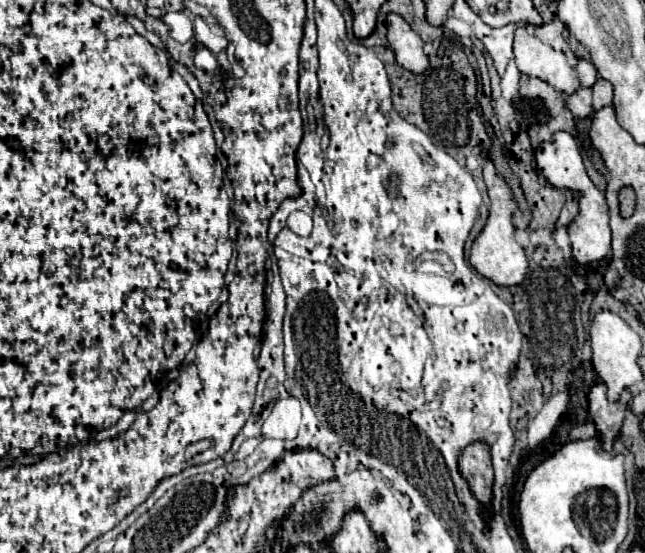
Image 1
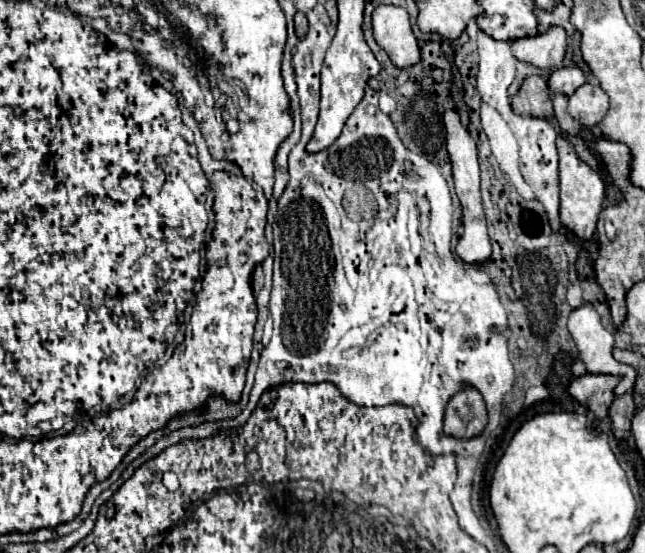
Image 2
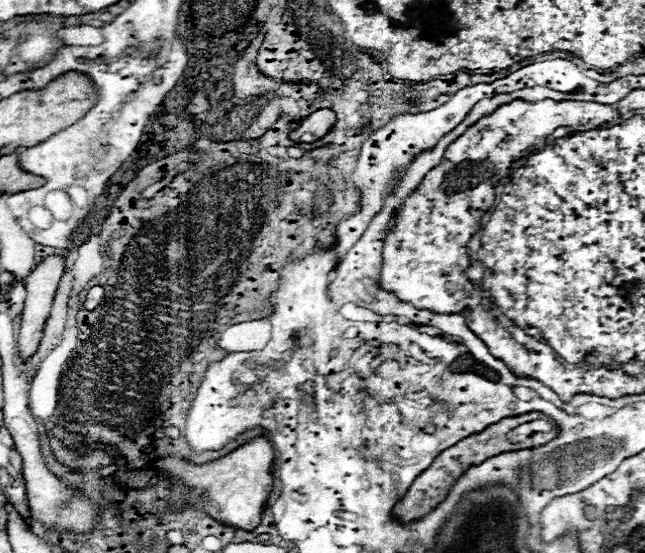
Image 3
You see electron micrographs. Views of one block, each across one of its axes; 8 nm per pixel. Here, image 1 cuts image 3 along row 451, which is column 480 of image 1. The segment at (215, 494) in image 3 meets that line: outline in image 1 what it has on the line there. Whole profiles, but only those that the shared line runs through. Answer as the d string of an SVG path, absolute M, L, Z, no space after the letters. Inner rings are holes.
M490 160L484 164L484 182L486 182L488 194L490 194L490 216L488 216L488 224L484 226L484 230L472 244L470 264L482 276L490 278L498 286L518 286L526 278L526 270L528 270L526 252L514 238L516 228L514 228L512 218L518 212L518 202L514 200L508 182L504 178L500 178L500 174L496 172L496 168Z

